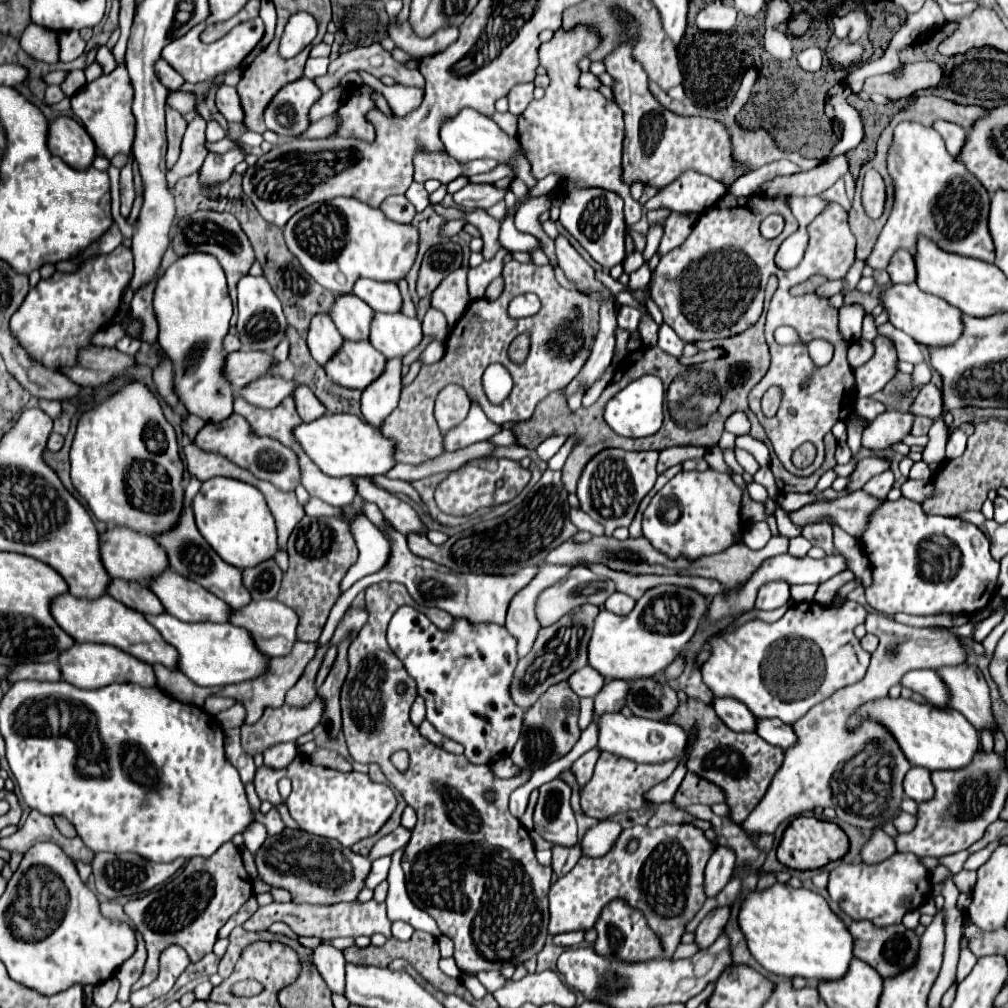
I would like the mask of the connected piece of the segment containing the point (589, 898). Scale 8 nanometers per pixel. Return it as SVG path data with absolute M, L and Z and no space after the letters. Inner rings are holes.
M671 824L655 830L647 826L625 828L607 858L581 858L569 874L555 880L549 890L549 932L587 932L611 900L623 900L643 912L649 928L661 940L663 958L671 958L685 932L685 924L705 902L703 872L711 852L713 842L705 838L703 830L691 824ZM633 838L639 846L635 852L627 852L627 844Z

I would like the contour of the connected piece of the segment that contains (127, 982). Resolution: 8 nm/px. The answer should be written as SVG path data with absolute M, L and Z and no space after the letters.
M136 931L137 938L137 952L117 970L117 980L121 982L121 988L119 988L119 996L117 1000L119 1002L127 1002L129 1000L129 992L131 992L131 986L137 982L137 978L141 976L143 972L143 964L147 960L147 948L145 948L145 942L141 934Z

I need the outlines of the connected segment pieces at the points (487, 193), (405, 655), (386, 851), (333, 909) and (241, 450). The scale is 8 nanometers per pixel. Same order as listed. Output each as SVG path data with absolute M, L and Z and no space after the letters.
M467 184L465 188L461 188L459 192L453 194L453 202L461 208L491 208L495 202L503 200L505 196L505 188L495 188L491 184Z
M405 605L389 622L387 642L415 678L417 692L427 704L427 720L447 738L461 742L467 760L491 764L511 754L521 734L523 710L507 698L507 684L517 662L517 642L503 626L473 628L463 620L455 620L449 632L441 632L425 614Z
M399 826L397 830L393 830L391 834L383 836L379 842L375 842L375 846L371 848L369 852L369 860L377 860L377 858L383 858L383 856L391 856L395 850L403 848L407 842L409 842L409 836L411 832L405 830L403 826Z
M375 900L371 902L343 902L343 904L297 904L287 902L279 904L273 902L269 906L261 906L245 924L245 930L267 930L273 922L285 922L297 936L317 936L321 940L331 940L337 936L373 936L375 932L385 934L391 938L391 920L385 914L385 904L379 904Z
M231 414L229 418L225 418L223 422L217 422L217 424L213 424L213 422L205 424L205 428L195 436L193 444L197 444L201 450L221 452L233 464L249 470L251 474L255 474L261 480L271 482L273 486L277 486L283 492L291 492L299 486L299 464L297 464L295 452L273 438L253 436L247 420L239 414Z

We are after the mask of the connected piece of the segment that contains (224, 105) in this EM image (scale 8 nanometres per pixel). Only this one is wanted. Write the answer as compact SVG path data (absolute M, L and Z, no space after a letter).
M223 84L217 88L217 110L229 122L243 122L243 108L239 102L239 94L235 88Z

